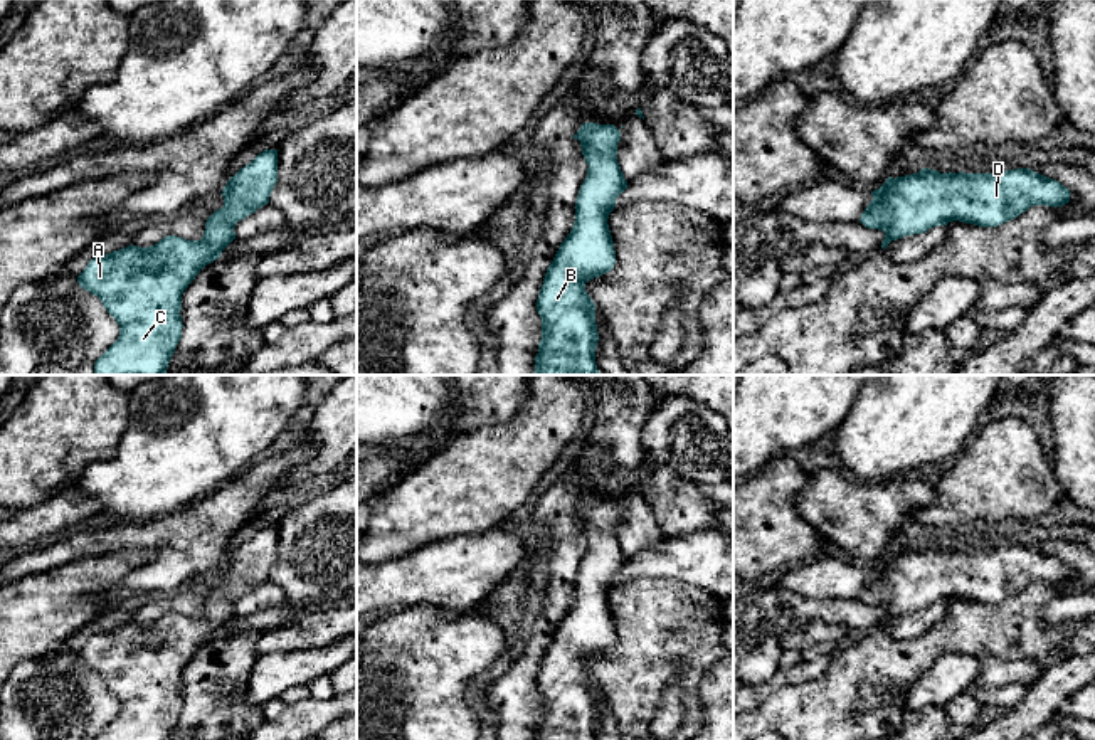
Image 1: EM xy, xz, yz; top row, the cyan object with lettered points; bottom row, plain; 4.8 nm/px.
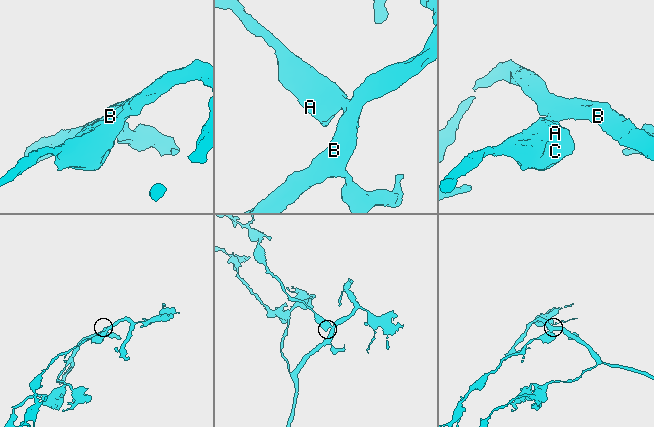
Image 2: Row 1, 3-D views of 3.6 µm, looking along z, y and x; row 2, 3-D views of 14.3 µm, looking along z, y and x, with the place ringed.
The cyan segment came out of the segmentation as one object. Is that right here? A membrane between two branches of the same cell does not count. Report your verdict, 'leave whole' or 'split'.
leave whole

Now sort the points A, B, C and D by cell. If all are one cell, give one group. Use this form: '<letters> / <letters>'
A B C D

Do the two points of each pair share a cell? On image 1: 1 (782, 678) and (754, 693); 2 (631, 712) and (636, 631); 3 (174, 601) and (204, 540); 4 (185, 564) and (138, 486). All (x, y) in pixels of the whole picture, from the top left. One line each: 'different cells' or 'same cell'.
1: same cell
2: same cell
3: different cells
4: different cells

